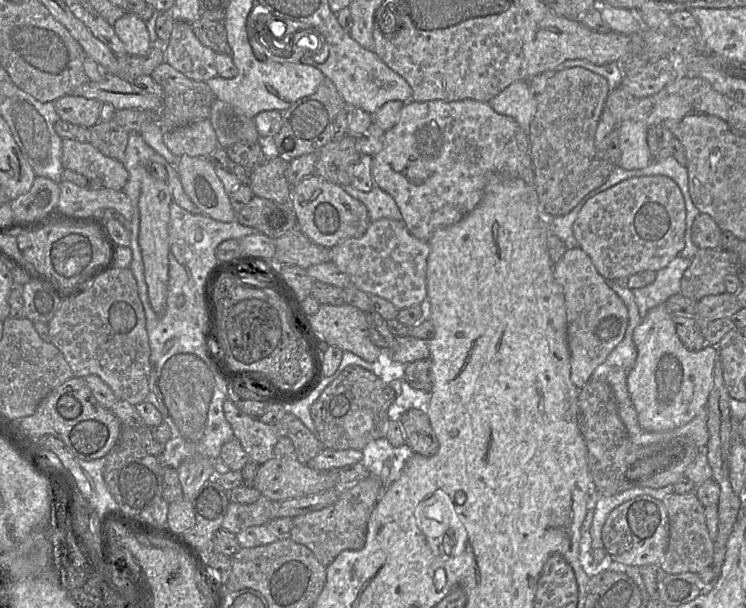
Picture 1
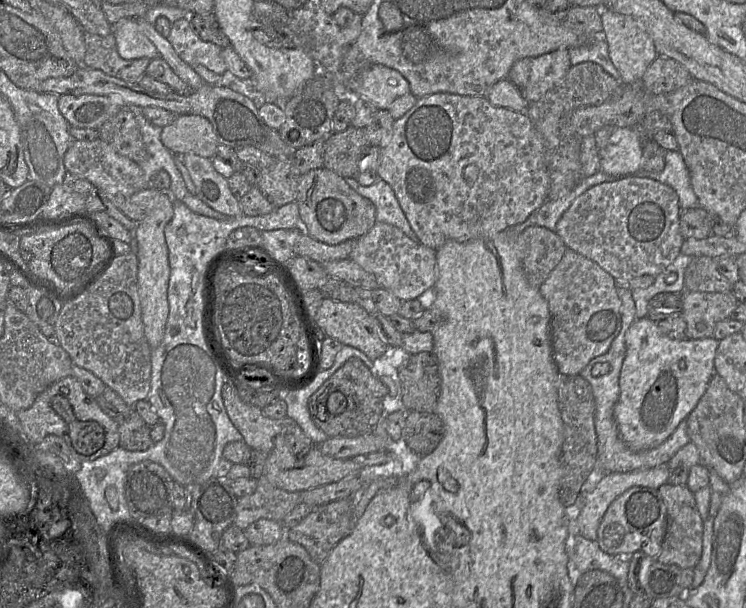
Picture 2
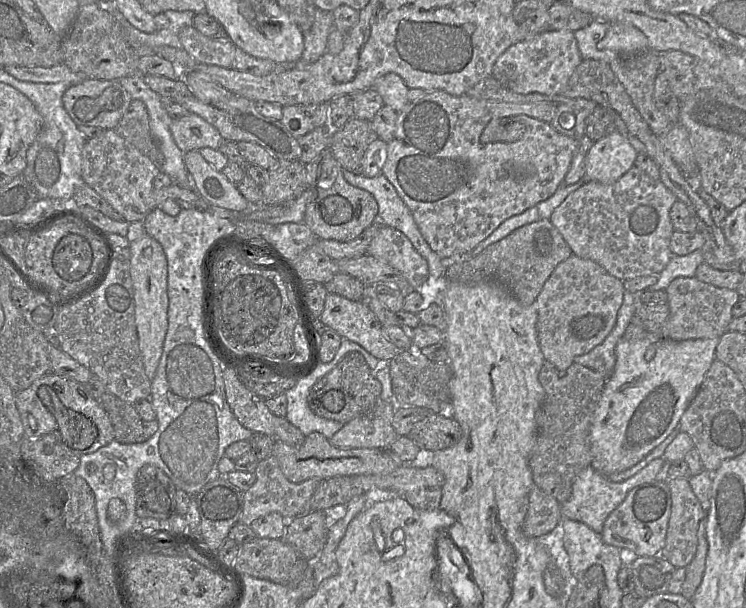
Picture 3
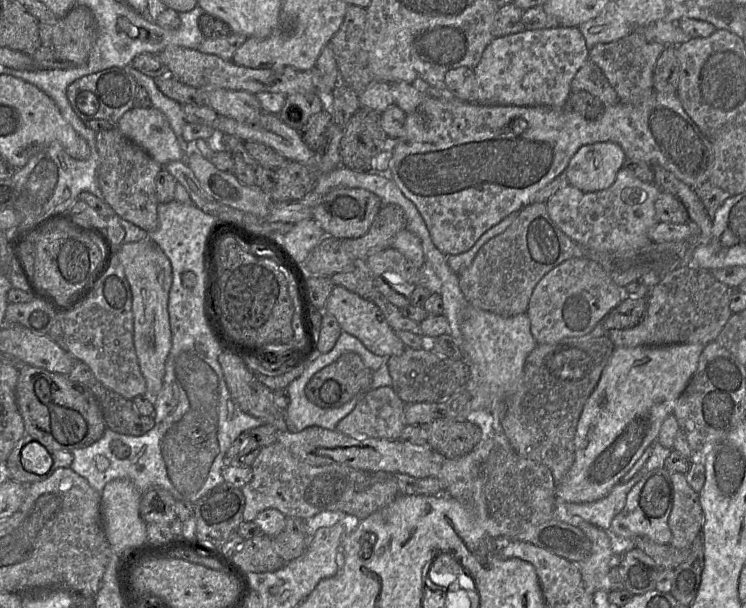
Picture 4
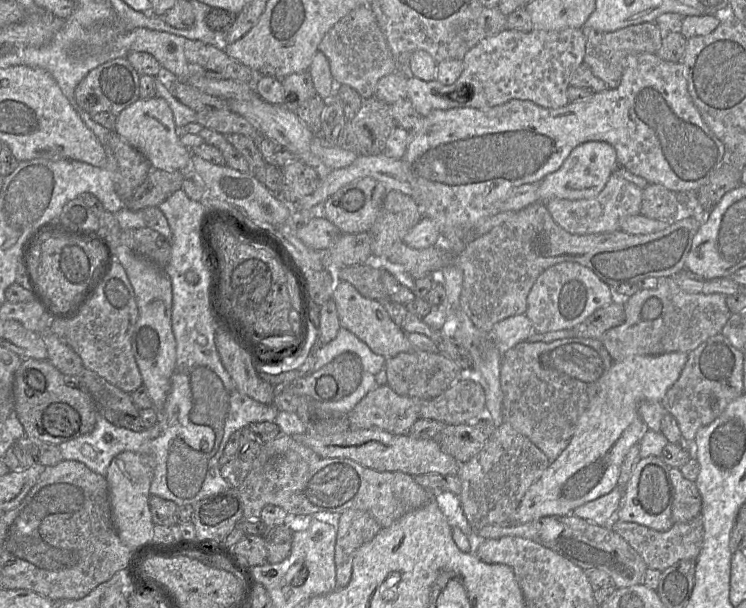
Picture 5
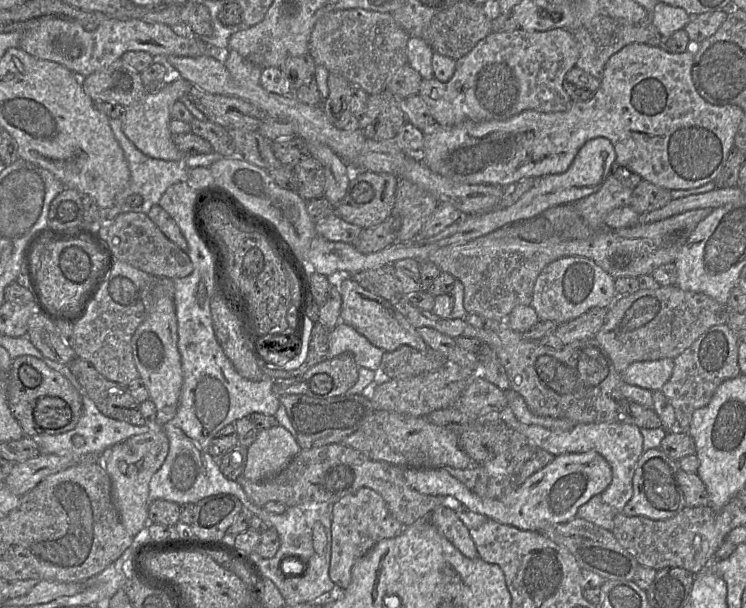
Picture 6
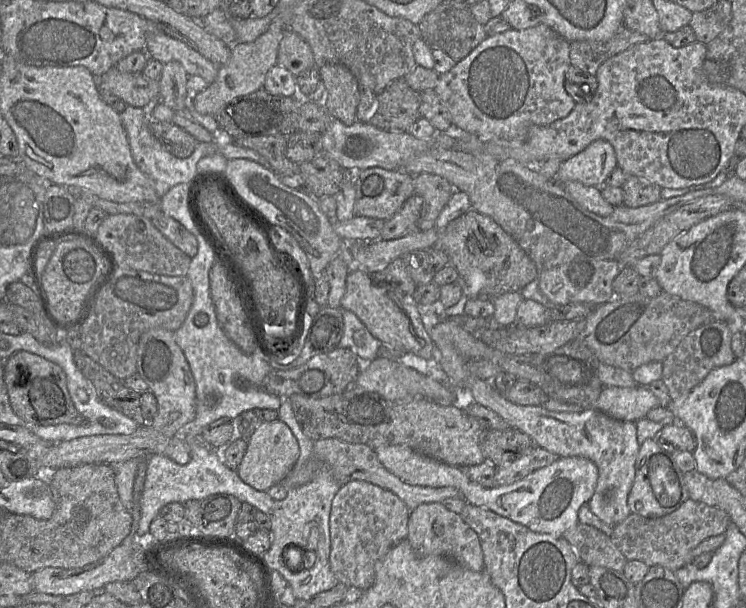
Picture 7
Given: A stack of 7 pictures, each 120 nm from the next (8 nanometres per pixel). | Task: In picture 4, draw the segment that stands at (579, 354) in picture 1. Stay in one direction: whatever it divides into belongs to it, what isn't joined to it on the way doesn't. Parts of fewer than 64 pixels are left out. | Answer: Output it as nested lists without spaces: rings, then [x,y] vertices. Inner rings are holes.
[[[566,260],[544,275],[532,292],[526,312],[531,333],[537,344],[557,344],[565,338],[585,336],[625,297],[595,261]]]

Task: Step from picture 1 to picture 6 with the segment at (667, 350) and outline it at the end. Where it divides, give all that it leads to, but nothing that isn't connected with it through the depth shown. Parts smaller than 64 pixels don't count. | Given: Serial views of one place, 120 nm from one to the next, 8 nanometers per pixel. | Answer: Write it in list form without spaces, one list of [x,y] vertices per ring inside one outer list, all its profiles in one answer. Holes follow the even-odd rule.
[[[670,358],[634,362],[621,374],[621,379],[627,384],[654,392],[661,390],[670,379],[673,368],[674,360]],[[595,451],[556,456],[547,466],[528,477],[518,489],[501,499],[484,499],[479,497],[460,481],[451,476],[445,469],[417,469],[405,467],[403,472],[408,485],[421,494],[454,497],[471,511],[483,514],[490,520],[528,531],[540,531],[548,525],[564,523],[577,517],[578,508],[593,496],[601,494],[612,480],[612,471],[609,463],[602,455]]]

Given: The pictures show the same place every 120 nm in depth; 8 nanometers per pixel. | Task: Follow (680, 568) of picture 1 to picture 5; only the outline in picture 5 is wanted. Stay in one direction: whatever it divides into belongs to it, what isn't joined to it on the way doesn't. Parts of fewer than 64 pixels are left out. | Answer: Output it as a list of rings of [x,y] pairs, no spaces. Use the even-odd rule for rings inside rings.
[[[670,467],[673,491],[672,519],[675,523],[689,522],[702,511],[702,498],[695,482],[686,479],[679,468]]]

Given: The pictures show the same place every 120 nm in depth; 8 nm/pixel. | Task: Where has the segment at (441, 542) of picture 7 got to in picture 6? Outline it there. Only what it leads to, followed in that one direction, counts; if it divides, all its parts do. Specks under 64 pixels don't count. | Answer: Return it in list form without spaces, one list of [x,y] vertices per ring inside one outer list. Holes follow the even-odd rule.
[[[438,506],[430,513],[428,519],[461,554],[470,559],[478,558],[470,532],[454,510]]]

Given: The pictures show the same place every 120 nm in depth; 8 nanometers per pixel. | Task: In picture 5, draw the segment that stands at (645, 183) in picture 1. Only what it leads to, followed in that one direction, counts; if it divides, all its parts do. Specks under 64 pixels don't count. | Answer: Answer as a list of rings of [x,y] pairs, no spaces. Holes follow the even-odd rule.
[[[613,173],[603,190],[594,198],[581,200],[551,199],[545,206],[557,225],[576,235],[608,233],[620,230],[622,219],[640,214],[642,191],[635,184]]]

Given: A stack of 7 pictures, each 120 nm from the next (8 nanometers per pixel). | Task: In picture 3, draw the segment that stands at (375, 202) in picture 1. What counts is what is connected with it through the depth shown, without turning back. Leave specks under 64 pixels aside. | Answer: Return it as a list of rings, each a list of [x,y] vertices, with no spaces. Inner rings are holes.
[[[343,169],[343,176],[345,180],[356,188],[360,188],[369,192],[378,204],[378,213],[376,223],[380,225],[387,225],[401,231],[412,243],[416,251],[423,257],[428,263],[429,275],[435,277],[446,276],[446,262],[454,259],[441,259],[425,241],[421,235],[418,226],[416,225],[411,211],[406,206],[404,201],[398,195],[395,187],[390,181],[383,175],[380,174],[376,177],[368,178],[363,175],[355,175],[345,169]]]

